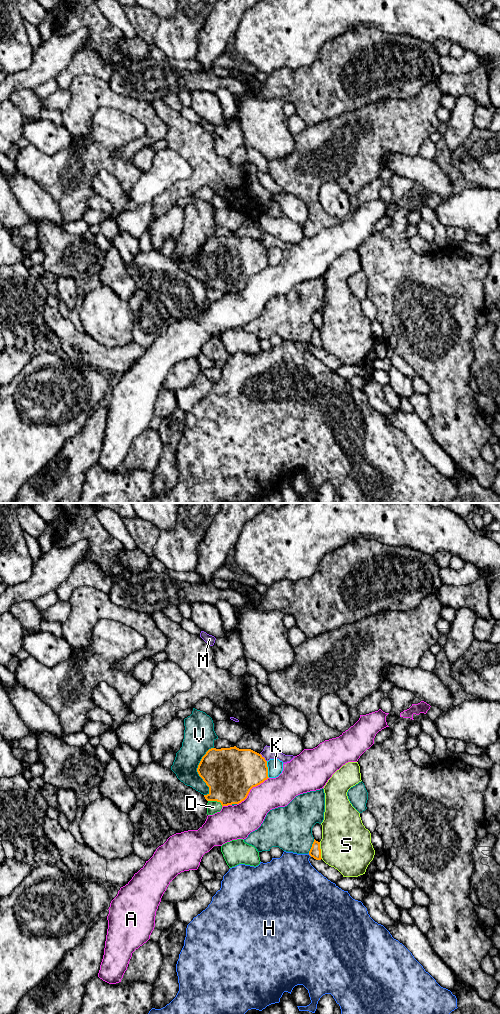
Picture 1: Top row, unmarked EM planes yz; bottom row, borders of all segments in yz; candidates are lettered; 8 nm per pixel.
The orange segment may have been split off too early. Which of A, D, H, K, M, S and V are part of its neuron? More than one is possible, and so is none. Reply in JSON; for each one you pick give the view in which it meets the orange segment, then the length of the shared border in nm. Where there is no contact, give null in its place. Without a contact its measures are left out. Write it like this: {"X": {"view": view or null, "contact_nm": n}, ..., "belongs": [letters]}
{"belongs": []}

